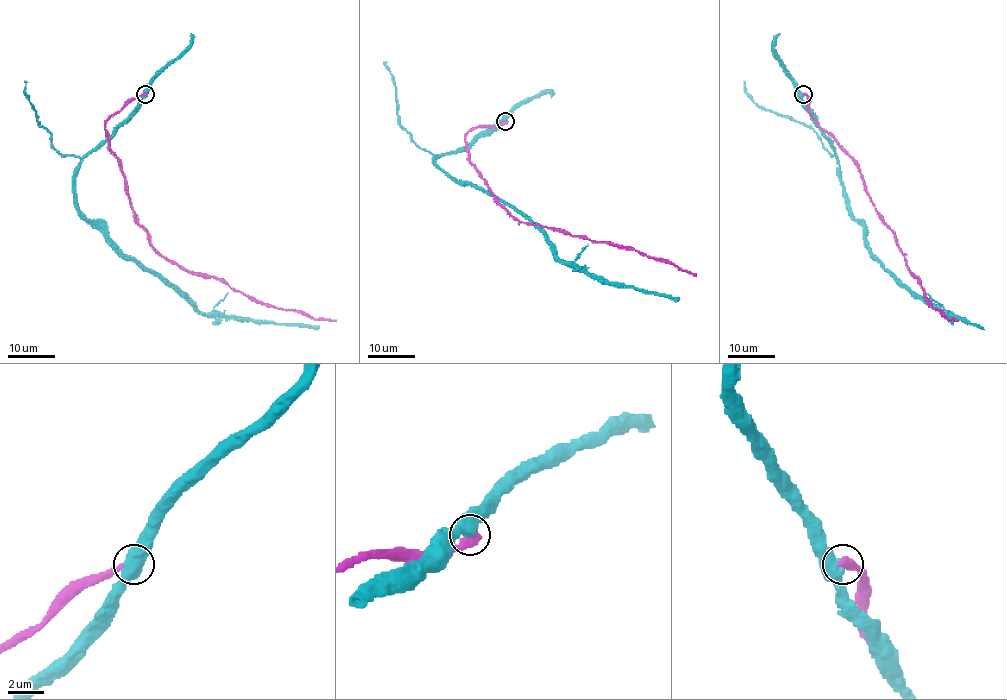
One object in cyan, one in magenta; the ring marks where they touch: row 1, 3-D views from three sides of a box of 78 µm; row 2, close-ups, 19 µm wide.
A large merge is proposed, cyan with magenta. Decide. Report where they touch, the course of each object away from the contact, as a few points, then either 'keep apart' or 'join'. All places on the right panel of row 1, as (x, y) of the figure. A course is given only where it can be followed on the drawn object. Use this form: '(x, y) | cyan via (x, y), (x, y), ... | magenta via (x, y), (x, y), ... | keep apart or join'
(803, 94) | cyan via (803, 94), (813, 122), (831, 141), (846, 207), (865, 228), (866, 246), (916, 296), (943, 314), (981, 327) | magenta via (803, 94), (809, 114), (857, 166), (864, 190), (894, 233), (929, 303), (947, 318), (958, 320) | keep apart

